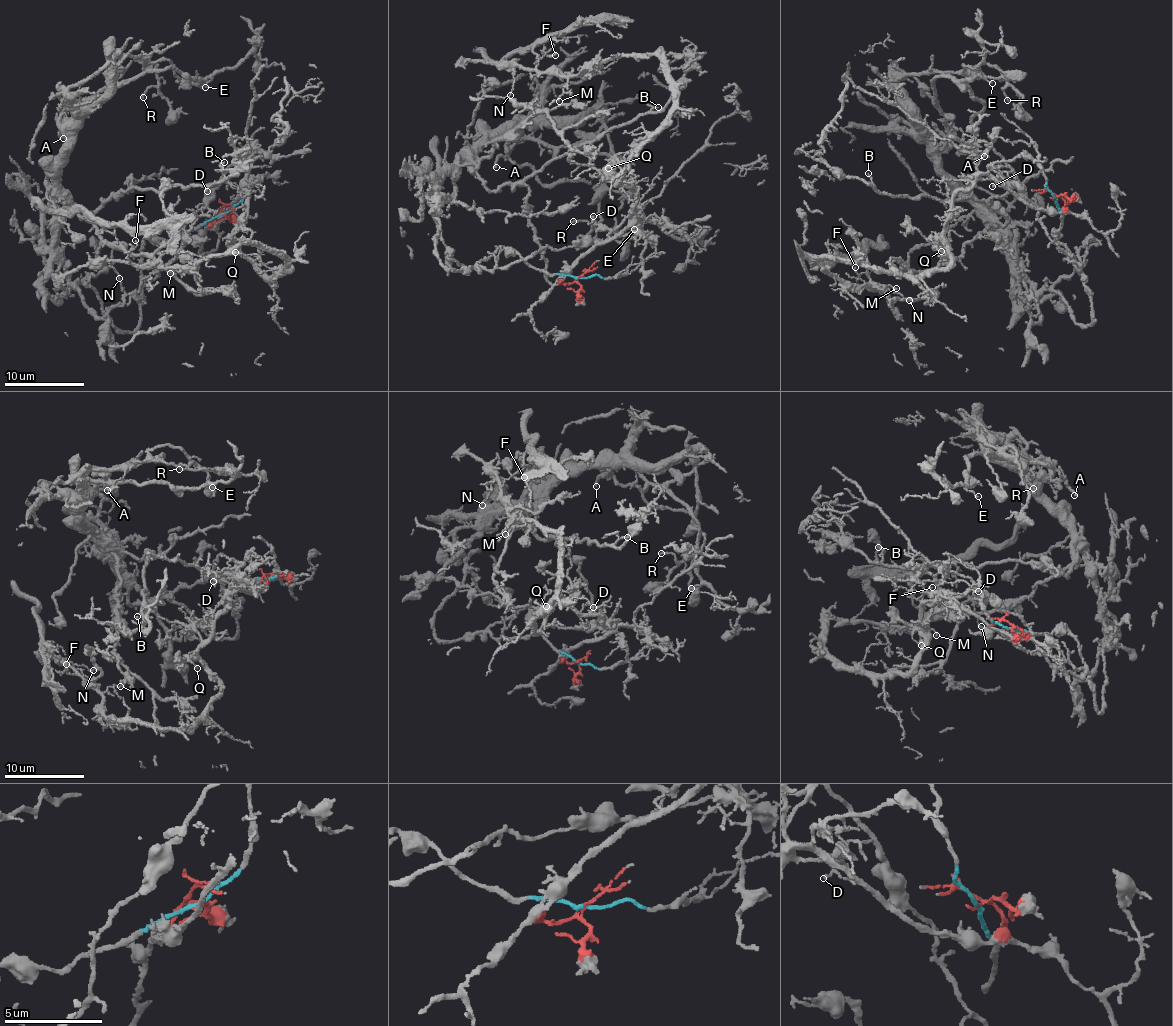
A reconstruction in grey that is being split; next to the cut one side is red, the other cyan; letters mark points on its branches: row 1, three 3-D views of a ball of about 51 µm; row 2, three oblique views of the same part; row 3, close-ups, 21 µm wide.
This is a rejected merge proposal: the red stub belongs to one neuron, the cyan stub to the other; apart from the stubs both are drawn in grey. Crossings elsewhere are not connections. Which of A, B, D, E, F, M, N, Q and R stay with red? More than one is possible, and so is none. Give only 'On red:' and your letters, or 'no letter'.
On red: D, F, M, N, Q

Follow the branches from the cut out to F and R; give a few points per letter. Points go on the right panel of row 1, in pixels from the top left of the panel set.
F: (1055, 198), (1062, 210), (1044, 211), (980, 175), (954, 197), (948, 265), (818, 262), (878, 289), (855, 266)
R: (1055, 198), (1091, 324), (1035, 290), (943, 171), (984, 105), (972, 65), (1008, 100)

